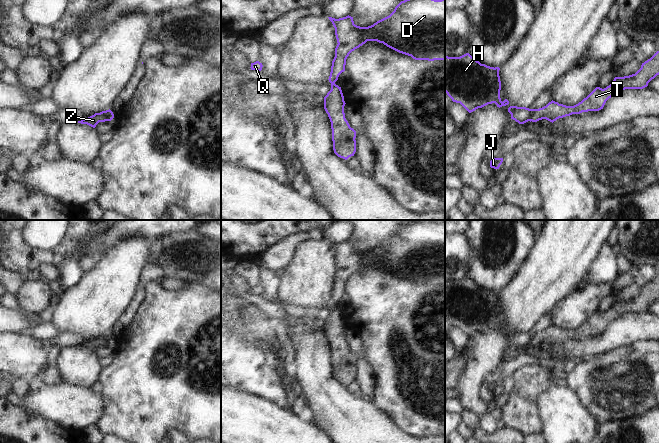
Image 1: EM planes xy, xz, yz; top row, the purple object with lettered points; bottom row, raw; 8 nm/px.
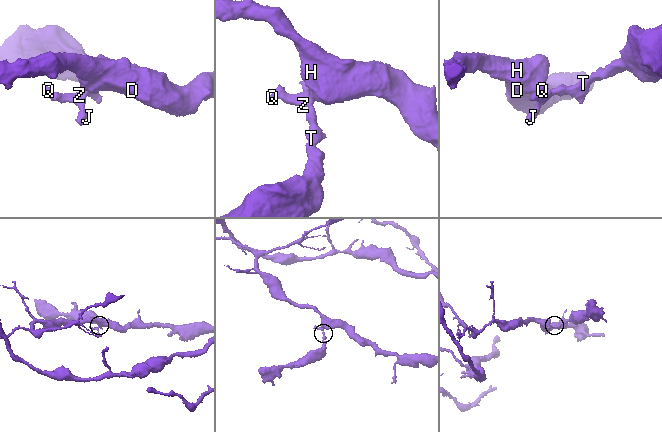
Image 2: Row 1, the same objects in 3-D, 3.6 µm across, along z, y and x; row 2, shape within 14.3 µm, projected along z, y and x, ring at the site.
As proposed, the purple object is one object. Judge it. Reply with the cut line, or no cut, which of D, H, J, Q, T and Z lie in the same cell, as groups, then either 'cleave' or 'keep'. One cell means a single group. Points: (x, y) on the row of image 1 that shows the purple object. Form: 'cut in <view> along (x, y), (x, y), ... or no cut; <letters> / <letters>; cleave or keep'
cut in yz along (530, 109), (531, 120); D H J Q Z / T; cleave

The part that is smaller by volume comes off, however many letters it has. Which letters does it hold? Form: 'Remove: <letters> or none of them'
Remove: T

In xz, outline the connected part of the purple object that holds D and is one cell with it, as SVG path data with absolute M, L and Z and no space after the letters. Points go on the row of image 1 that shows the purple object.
M445 0L401 1L389 16L368 27L355 25L353 17L349 15L339 19L328 18L335 28L338 43L328 79L330 83L336 82L339 75L345 71L349 54L367 41L383 43L415 60L445 60Z

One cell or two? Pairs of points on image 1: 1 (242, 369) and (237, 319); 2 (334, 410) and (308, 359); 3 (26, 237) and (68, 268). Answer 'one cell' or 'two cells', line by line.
1: two cells
2: one cell
3: two cells

